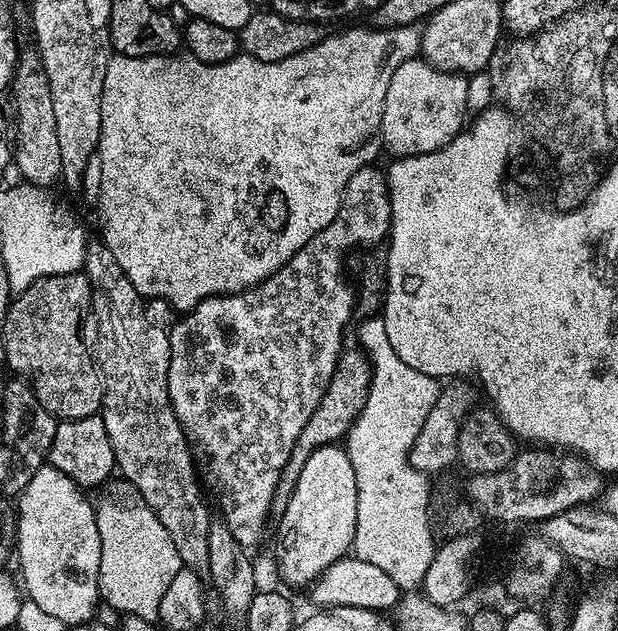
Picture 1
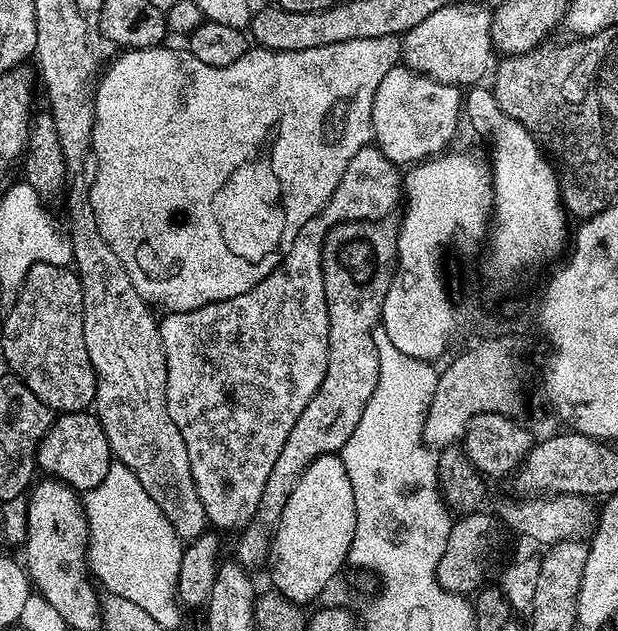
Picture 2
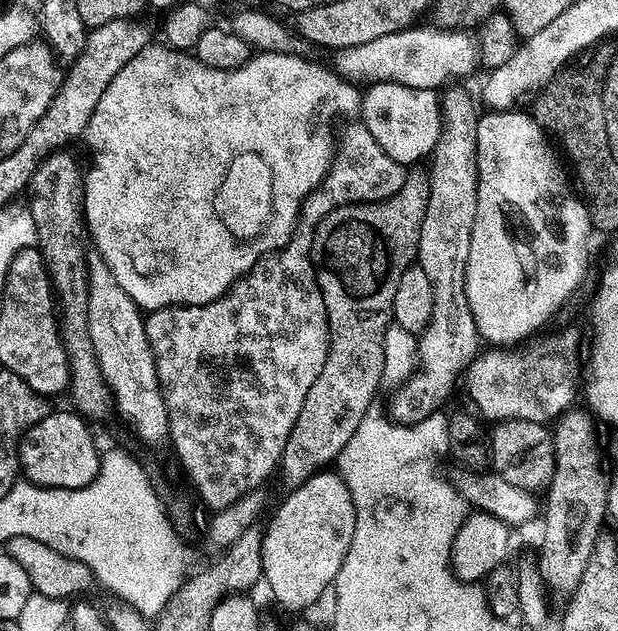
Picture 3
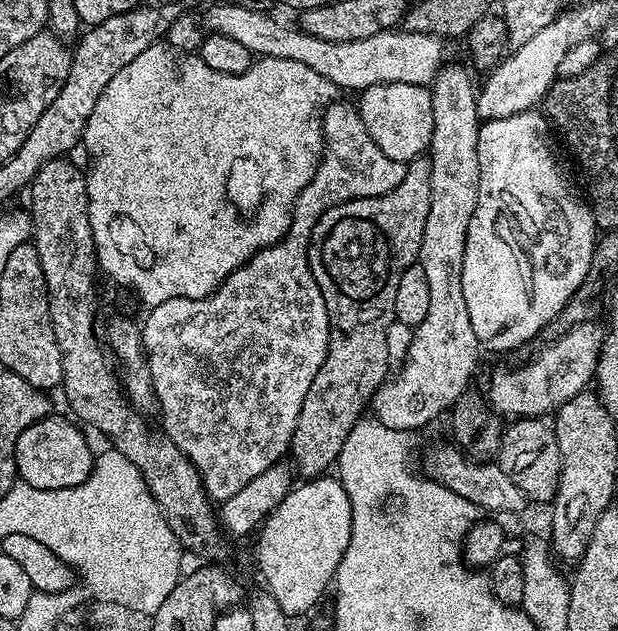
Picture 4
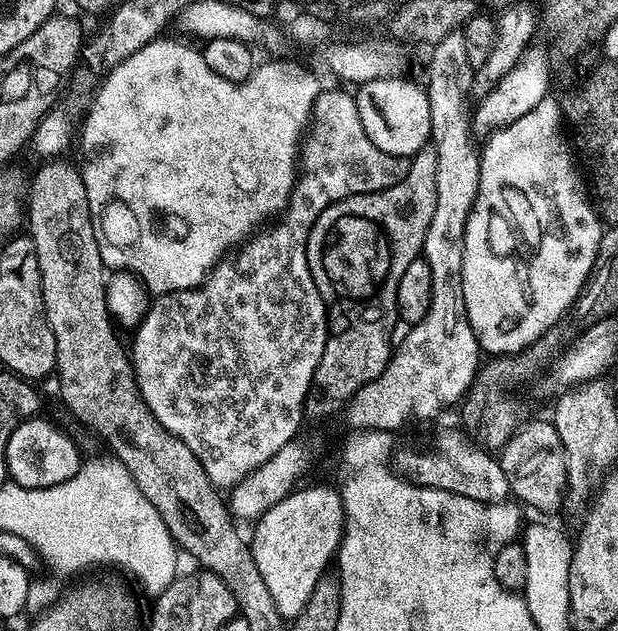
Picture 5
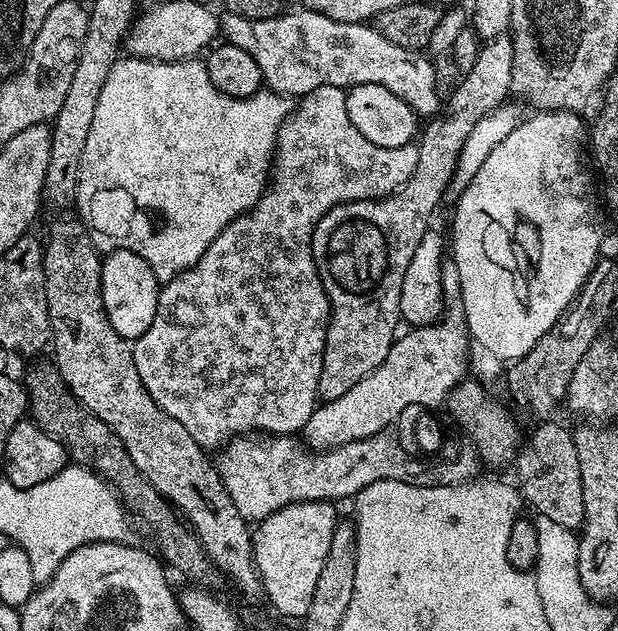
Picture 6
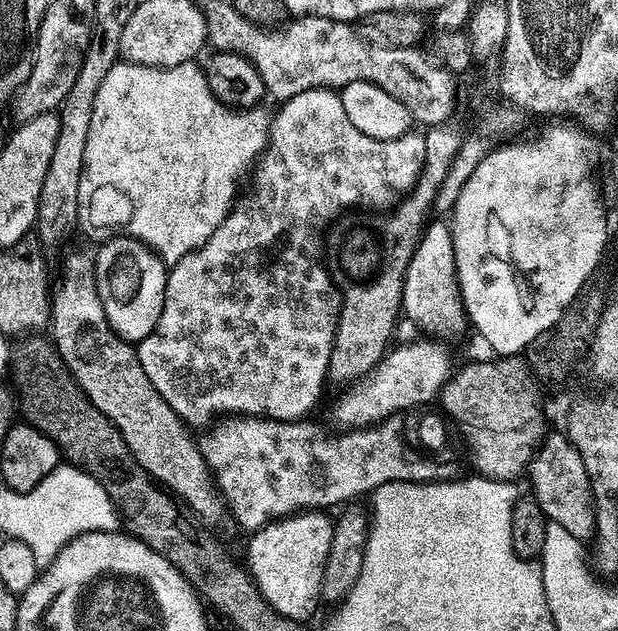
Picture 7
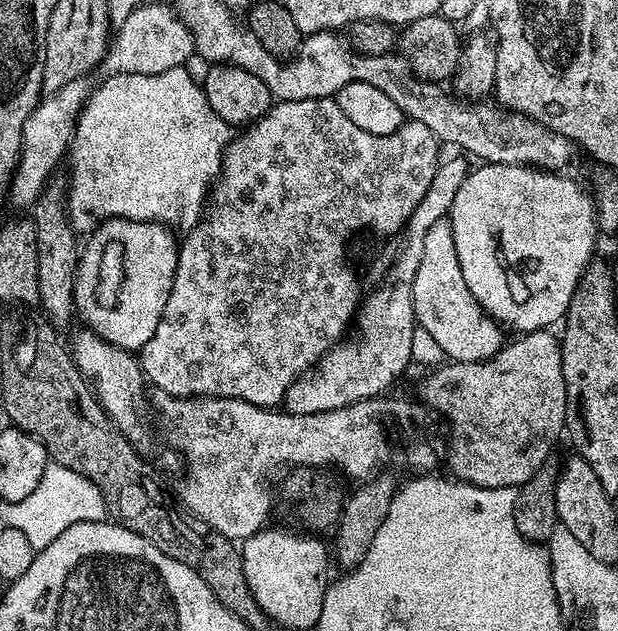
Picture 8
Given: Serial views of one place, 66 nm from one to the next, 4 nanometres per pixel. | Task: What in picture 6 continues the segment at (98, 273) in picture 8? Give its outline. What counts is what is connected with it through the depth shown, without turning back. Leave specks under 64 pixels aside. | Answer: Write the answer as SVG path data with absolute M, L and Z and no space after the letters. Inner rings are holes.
M128 246L113 248L116 249L109 256L103 257L100 266L102 302L110 318L110 326L114 326L114 330L122 339L134 342L139 336L146 334L146 330L150 330L150 322L154 322L162 284L139 252Z

